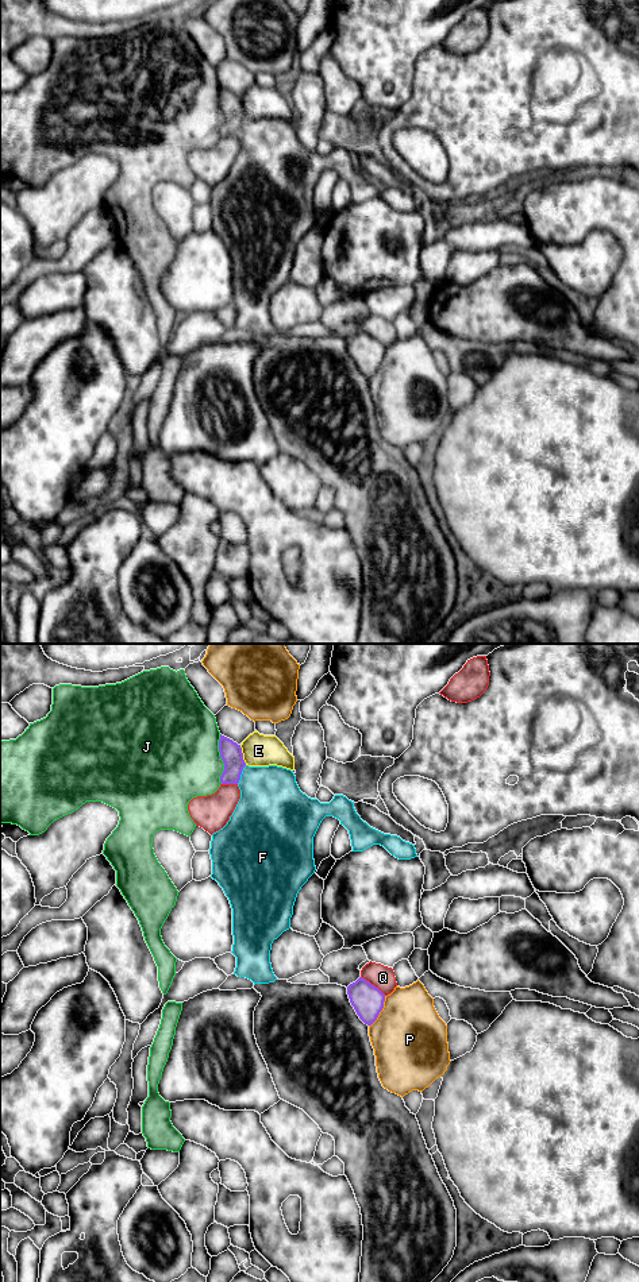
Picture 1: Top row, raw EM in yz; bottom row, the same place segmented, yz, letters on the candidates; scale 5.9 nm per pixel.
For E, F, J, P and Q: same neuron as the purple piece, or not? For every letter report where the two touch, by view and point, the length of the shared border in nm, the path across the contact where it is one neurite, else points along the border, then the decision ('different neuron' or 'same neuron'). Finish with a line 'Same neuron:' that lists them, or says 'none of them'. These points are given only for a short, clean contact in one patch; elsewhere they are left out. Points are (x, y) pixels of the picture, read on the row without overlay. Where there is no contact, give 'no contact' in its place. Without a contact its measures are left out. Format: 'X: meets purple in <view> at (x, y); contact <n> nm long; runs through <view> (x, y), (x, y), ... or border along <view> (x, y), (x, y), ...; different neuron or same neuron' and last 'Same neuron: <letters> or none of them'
E: meets purple in yz at (242, 107); contact 130 nm long; different neuron
F: meets purple in yz at (241, 126); contact 130 nm long; different neuron
J: meets purple in yz at (222, 111); contact 300 nm long; different neuron
P: meets purple in yz at (381, 362); contact 200 nm long; different neuron
Q: meets purple in yz at (373, 338); contact 190 nm long; same neuron
Same neuron: Q

